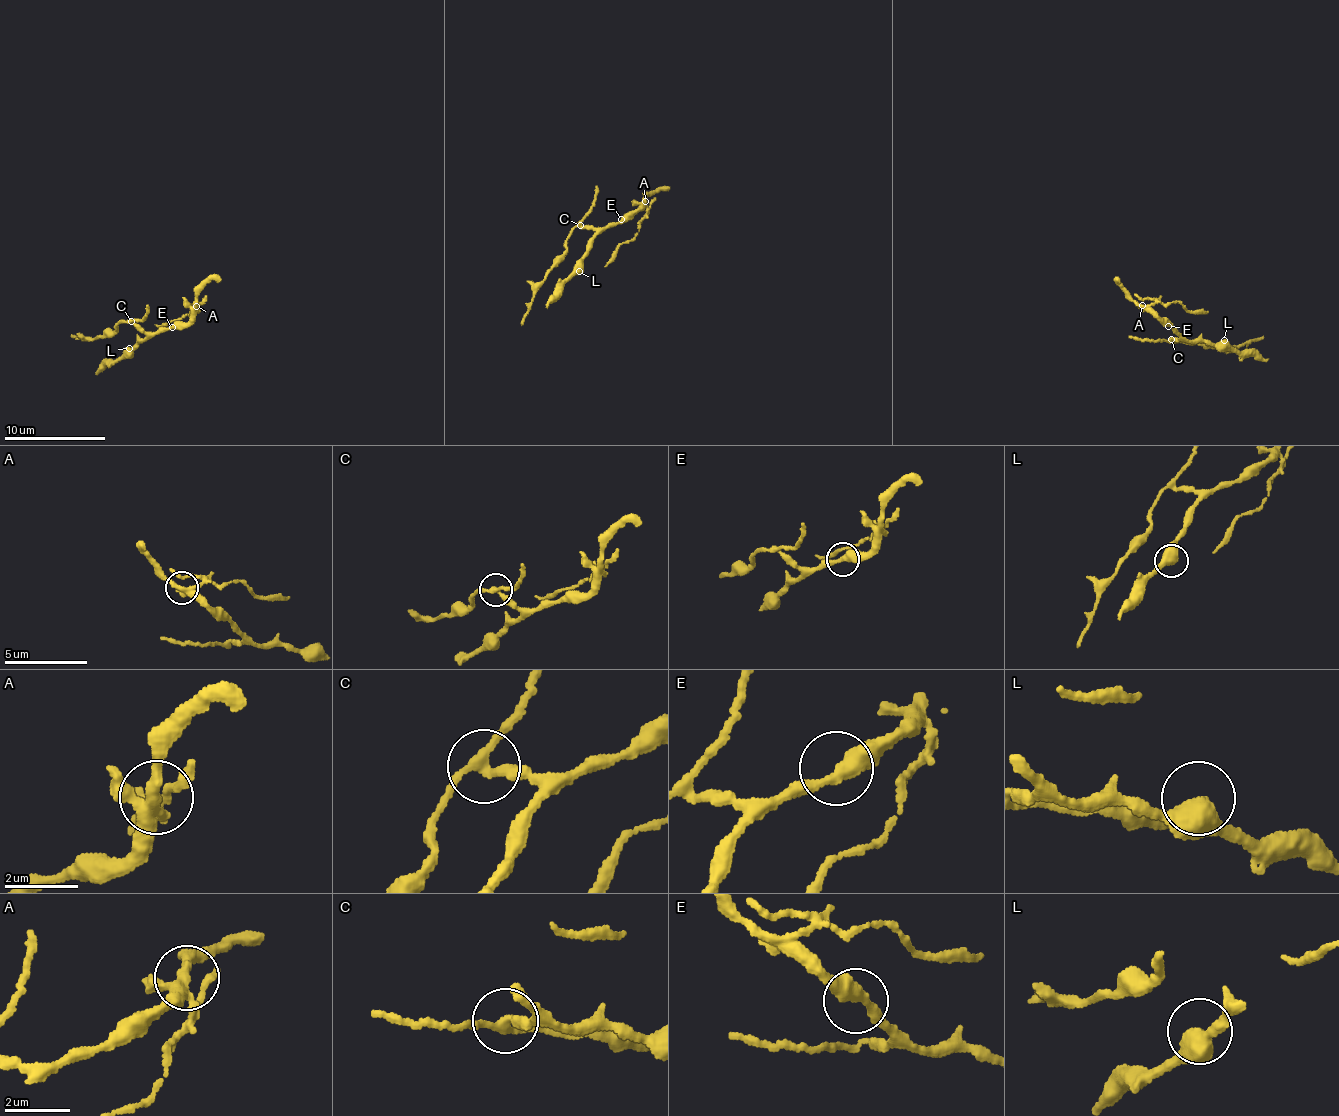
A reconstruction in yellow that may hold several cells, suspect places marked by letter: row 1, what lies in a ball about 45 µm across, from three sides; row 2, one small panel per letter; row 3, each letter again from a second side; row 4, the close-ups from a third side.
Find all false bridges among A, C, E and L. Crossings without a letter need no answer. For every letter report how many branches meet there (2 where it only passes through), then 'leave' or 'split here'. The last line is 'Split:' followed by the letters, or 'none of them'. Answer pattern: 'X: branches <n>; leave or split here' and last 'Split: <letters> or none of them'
A: branches 4; split here
C: branches 3; split here
E: branches 2; leave
L: branches 3; leave
Split: A, C

